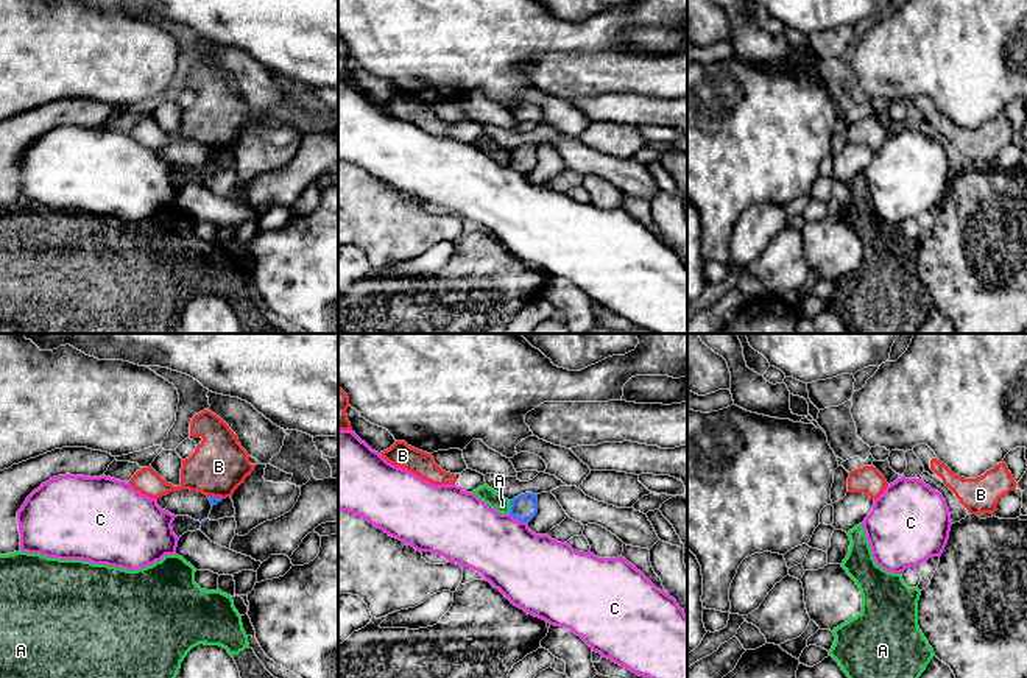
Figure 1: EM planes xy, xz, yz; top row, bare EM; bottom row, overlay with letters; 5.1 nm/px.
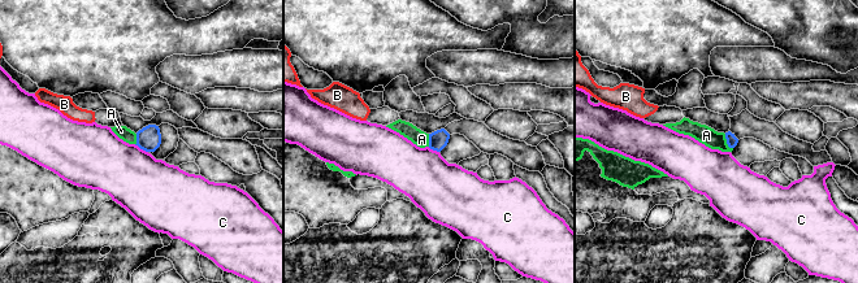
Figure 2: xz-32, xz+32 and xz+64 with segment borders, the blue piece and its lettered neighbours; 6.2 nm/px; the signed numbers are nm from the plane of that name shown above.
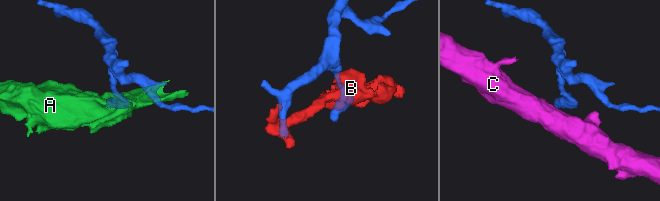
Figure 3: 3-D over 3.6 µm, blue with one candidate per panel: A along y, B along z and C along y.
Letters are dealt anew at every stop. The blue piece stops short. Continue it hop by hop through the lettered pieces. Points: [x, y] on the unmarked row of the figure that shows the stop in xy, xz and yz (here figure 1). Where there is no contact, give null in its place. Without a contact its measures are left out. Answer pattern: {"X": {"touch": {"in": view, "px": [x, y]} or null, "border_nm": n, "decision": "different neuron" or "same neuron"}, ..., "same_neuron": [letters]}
{"A": {"touch": {"in": "xz", "px": [511, 158]}, "border_nm": 70, "decision": "different neuron"}, "B": {"touch": {"in": "xy", "px": [215, 148]}, "border_nm": 70, "decision": "different neuron"}, "C": {"touch": {"in": "xz", "px": [518, 170]}, "border_nm": 100, "decision": "different neuron"}, "same_neuron": []}

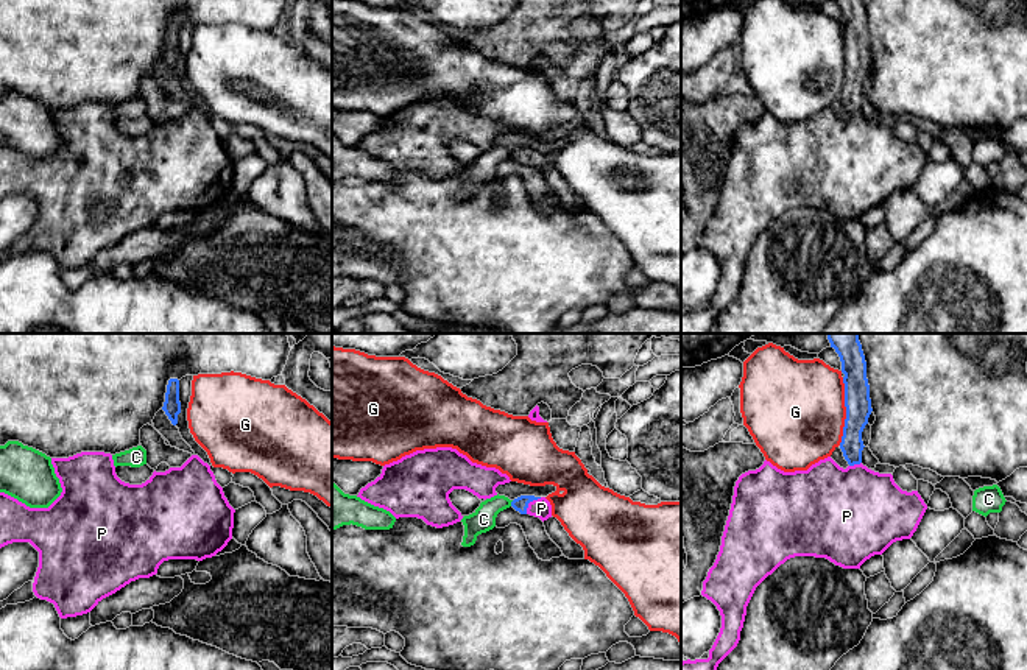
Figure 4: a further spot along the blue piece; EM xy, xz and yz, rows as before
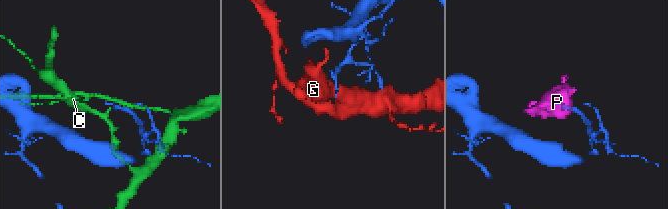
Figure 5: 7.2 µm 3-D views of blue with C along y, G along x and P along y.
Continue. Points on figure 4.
{"C": {"touch": {"in": "xz", "px": [511, 155]}, "border_nm": 40, "decision": "different neuron"}, "G": {"touch": {"in": "yz", "px": [847, 63]}, "border_nm": 360, "decision": "different neuron"}, "P": {"touch": {"in": "xz", "px": [530, 151]}, "border_nm": 120, "decision": "same neuron"}, "same_neuron": ["P"]}

